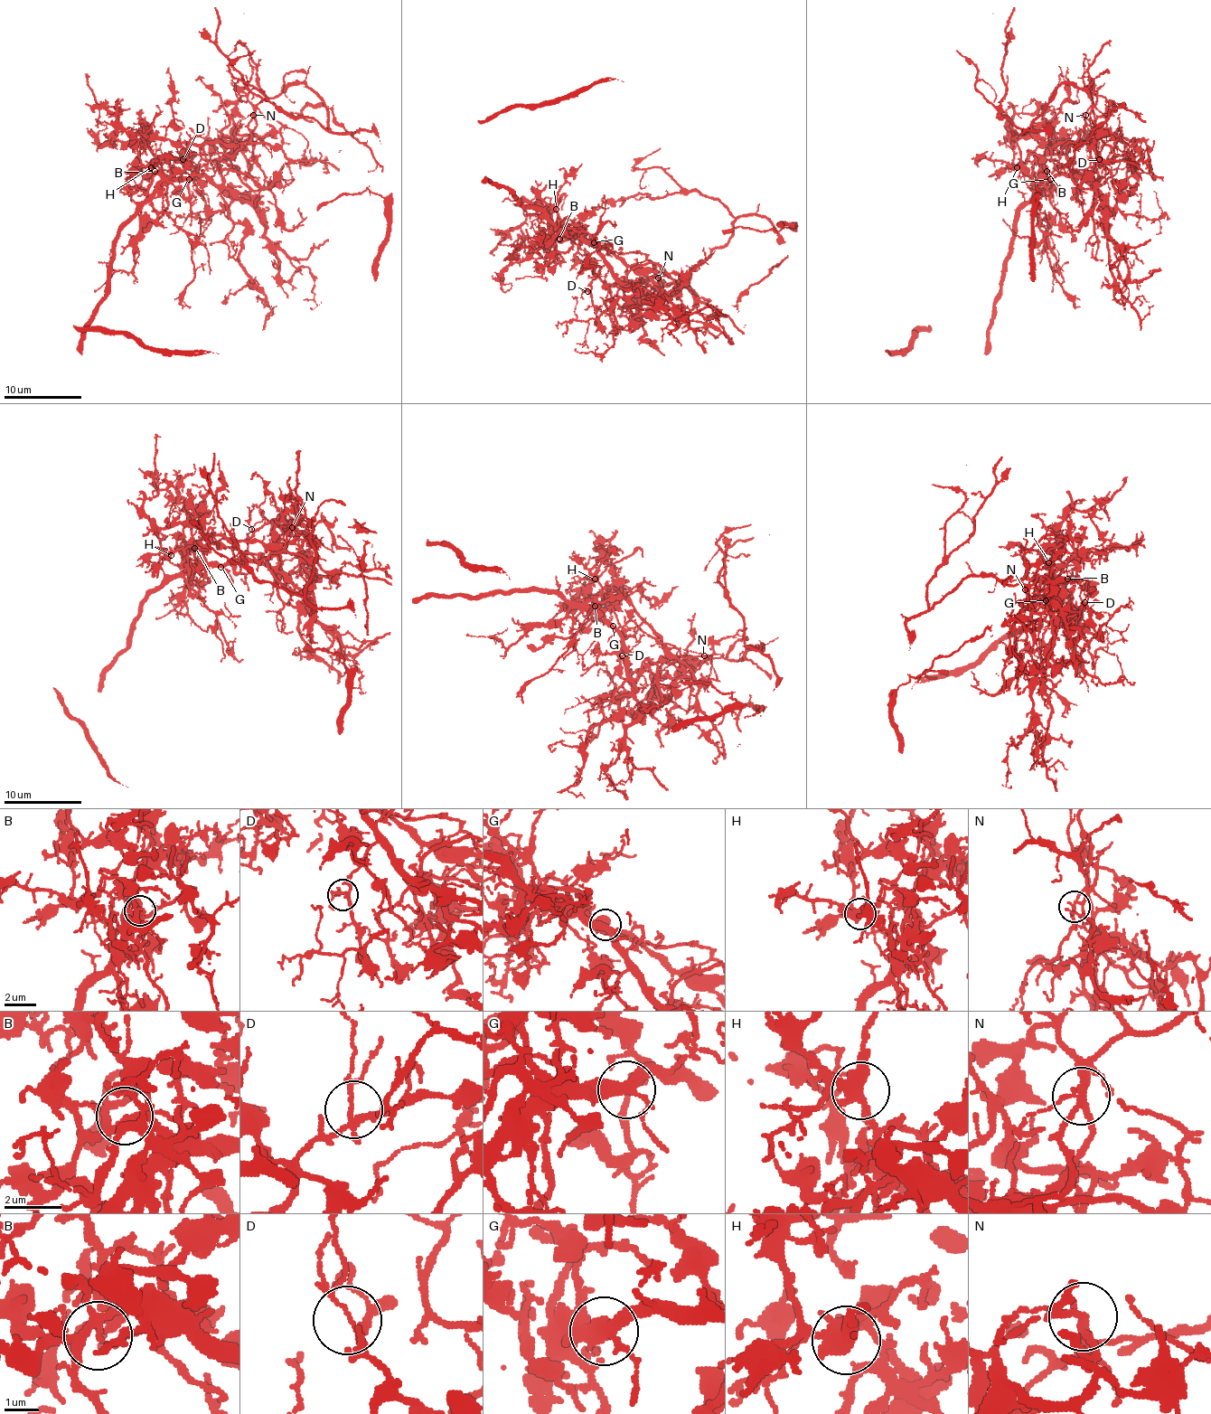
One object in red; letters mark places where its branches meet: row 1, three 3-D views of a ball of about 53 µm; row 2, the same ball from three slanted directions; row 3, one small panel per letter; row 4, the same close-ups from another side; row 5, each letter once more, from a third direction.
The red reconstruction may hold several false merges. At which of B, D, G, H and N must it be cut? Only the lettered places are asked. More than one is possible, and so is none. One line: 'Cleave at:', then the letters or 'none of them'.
Cleave at: B, N

